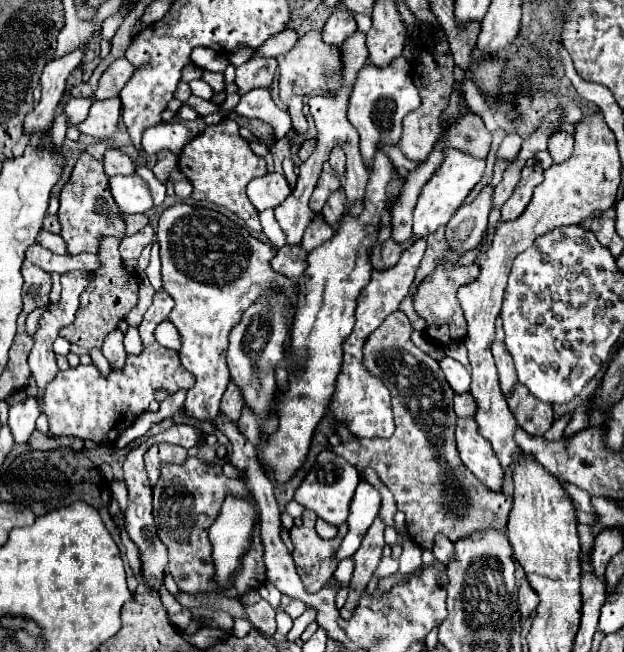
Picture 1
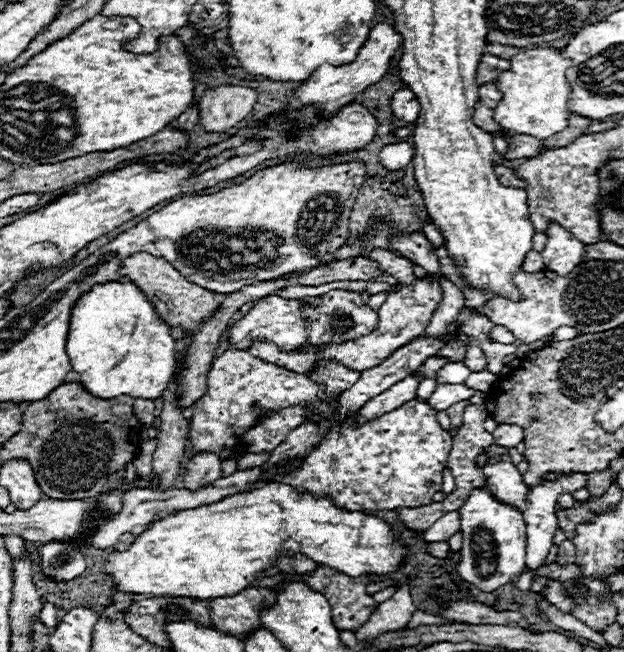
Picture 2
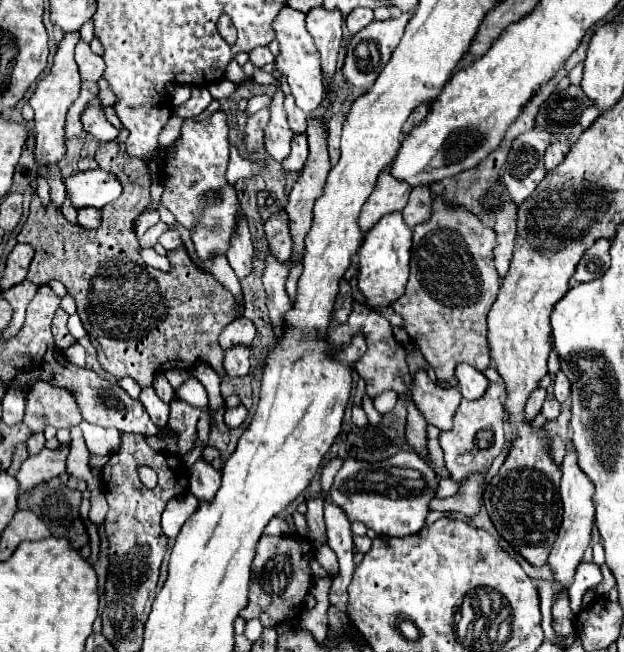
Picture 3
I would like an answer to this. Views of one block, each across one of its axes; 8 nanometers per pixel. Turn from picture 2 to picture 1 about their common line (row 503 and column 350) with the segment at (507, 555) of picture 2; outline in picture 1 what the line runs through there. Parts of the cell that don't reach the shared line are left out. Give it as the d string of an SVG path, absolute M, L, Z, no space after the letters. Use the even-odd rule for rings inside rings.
M324 450L324 452L318 454L316 464L306 474L302 484L298 486L298 490L294 494L294 500L298 504L302 504L304 508L316 512L322 520L326 520L334 526L340 526L348 518L348 506L350 506L350 500L354 496L354 490L356 490L358 482L360 482L360 478L358 478L358 472L356 472L354 466L350 466L340 456Z

